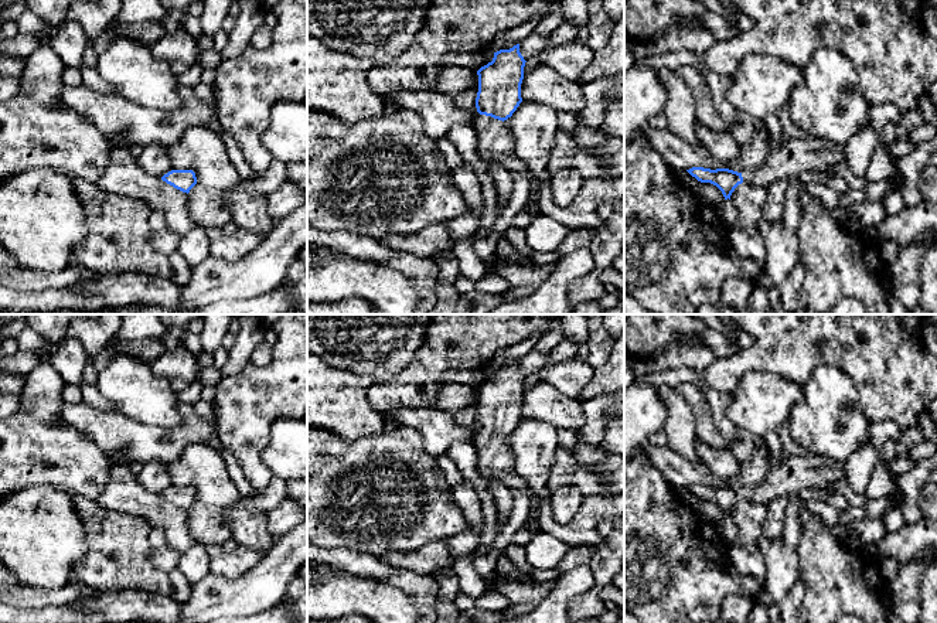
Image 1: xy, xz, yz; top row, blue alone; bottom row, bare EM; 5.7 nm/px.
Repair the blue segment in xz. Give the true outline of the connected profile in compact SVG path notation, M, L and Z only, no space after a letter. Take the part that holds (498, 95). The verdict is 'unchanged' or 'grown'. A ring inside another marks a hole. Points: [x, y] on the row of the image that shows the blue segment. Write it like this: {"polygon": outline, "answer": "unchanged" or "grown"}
{"polygon": "M517 44L510 50L494 52L493 61L477 71L478 92L476 108L480 116L473 127L477 133L477 154L485 173L491 166L501 164L502 156L514 154L515 137L504 122L512 116L522 102L521 84L524 79L525 62L527 61L519 52L519 44Z", "answer": "grown"}

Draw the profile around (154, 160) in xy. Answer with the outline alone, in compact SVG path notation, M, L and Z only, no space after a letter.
M151 143L143 147L142 153L136 157L139 167L150 176L163 177L171 171L171 163L167 146Z

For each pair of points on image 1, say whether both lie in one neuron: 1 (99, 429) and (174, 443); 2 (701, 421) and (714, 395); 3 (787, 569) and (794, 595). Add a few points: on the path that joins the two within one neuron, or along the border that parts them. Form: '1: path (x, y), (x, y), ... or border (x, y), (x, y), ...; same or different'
1: path (118, 435), (130, 442), (156, 443); same
2: border (699, 390), (716, 428), (723, 436); different
3: border (798, 578), (777, 602); different

